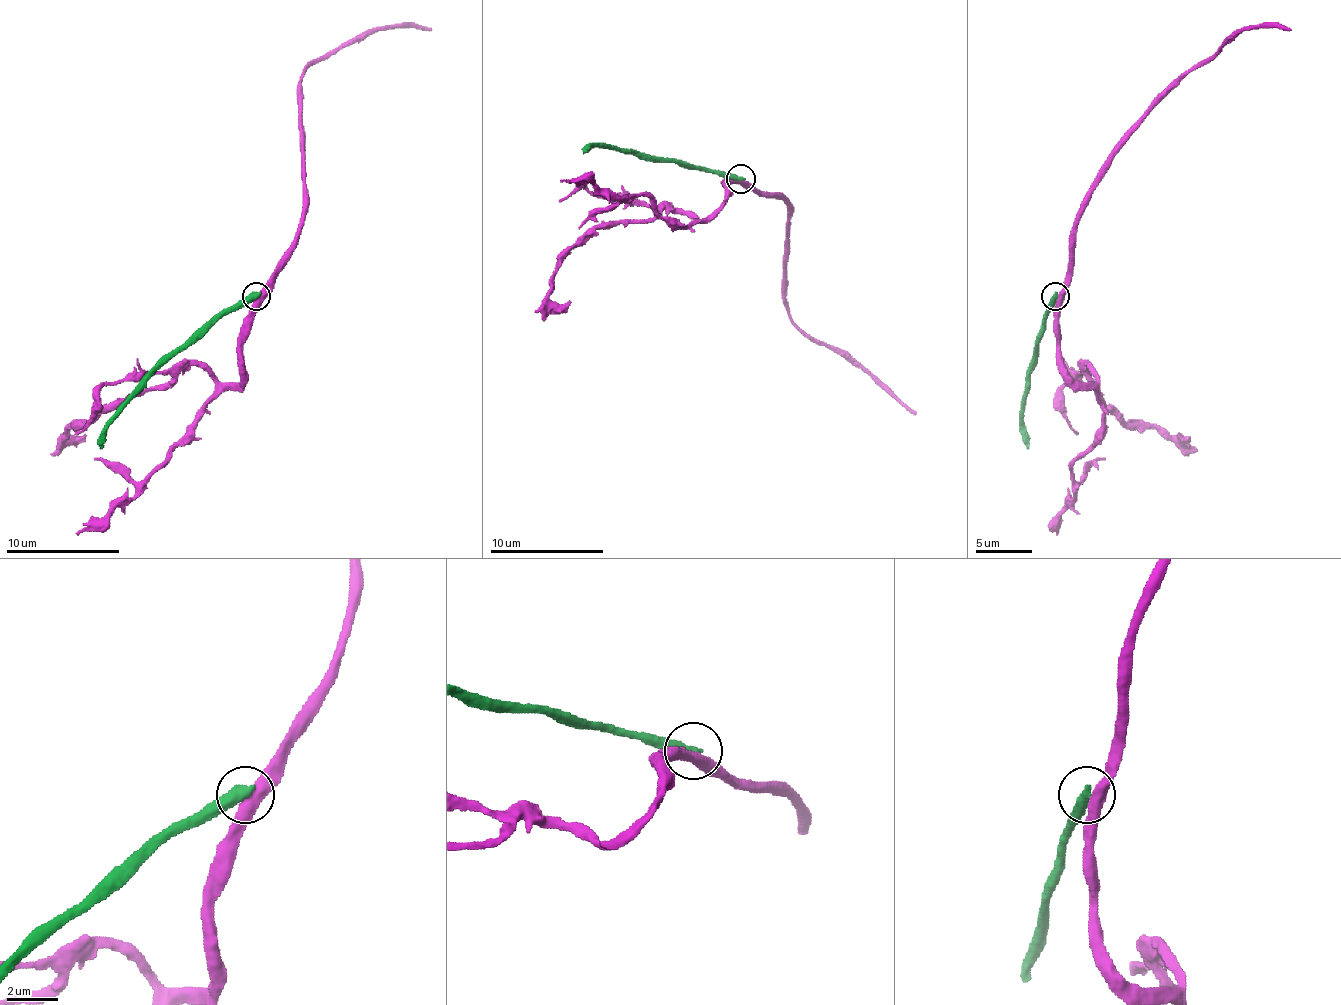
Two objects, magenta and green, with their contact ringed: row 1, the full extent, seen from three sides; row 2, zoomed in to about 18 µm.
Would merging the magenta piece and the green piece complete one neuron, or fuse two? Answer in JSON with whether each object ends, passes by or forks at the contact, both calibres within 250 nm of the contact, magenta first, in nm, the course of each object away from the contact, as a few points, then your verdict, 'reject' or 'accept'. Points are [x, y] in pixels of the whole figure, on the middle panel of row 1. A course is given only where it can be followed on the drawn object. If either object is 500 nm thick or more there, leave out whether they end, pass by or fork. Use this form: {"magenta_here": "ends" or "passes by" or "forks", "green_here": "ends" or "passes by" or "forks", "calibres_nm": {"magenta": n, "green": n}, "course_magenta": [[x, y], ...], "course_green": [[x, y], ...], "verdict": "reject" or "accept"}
{"magenta_here": "passes by", "green_here": "ends", "calibres_nm": {"magenta": 440, "green": 460}, "course_magenta": [[741, 179], [761, 193], [778, 193], [787, 202], [787, 313], [812, 338], [849, 352], [914, 415]], "course_green": [[741, 179], [730, 179], [699, 168], [653, 162], [636, 154], [594, 145], [585, 151]], "verdict": "reject"}

